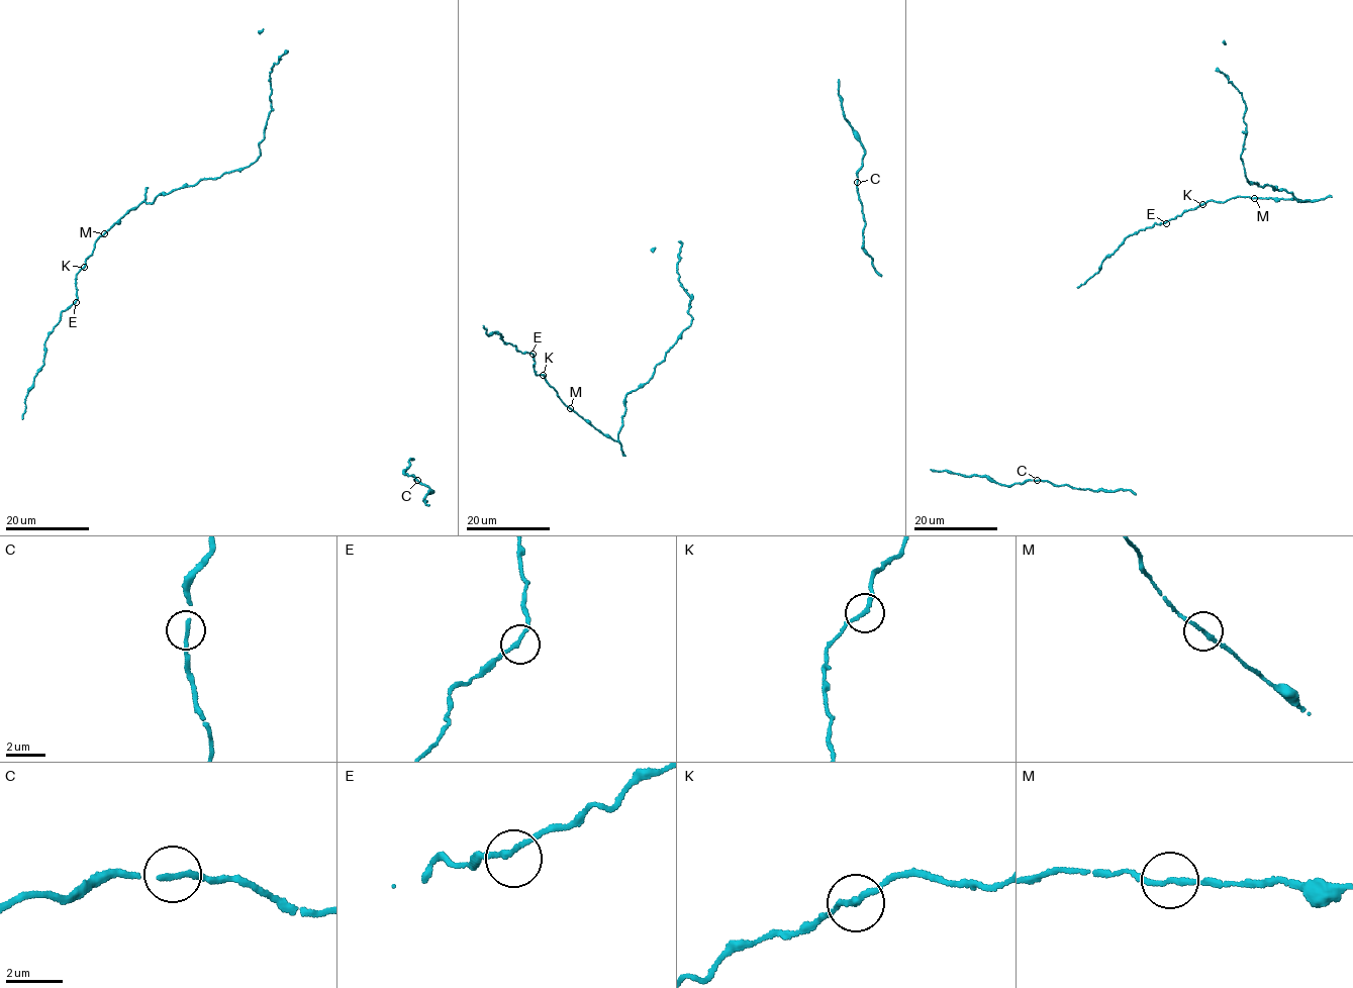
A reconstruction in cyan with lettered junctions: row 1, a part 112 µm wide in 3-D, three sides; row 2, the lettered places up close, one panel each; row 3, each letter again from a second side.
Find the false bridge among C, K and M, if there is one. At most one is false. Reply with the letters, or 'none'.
none

